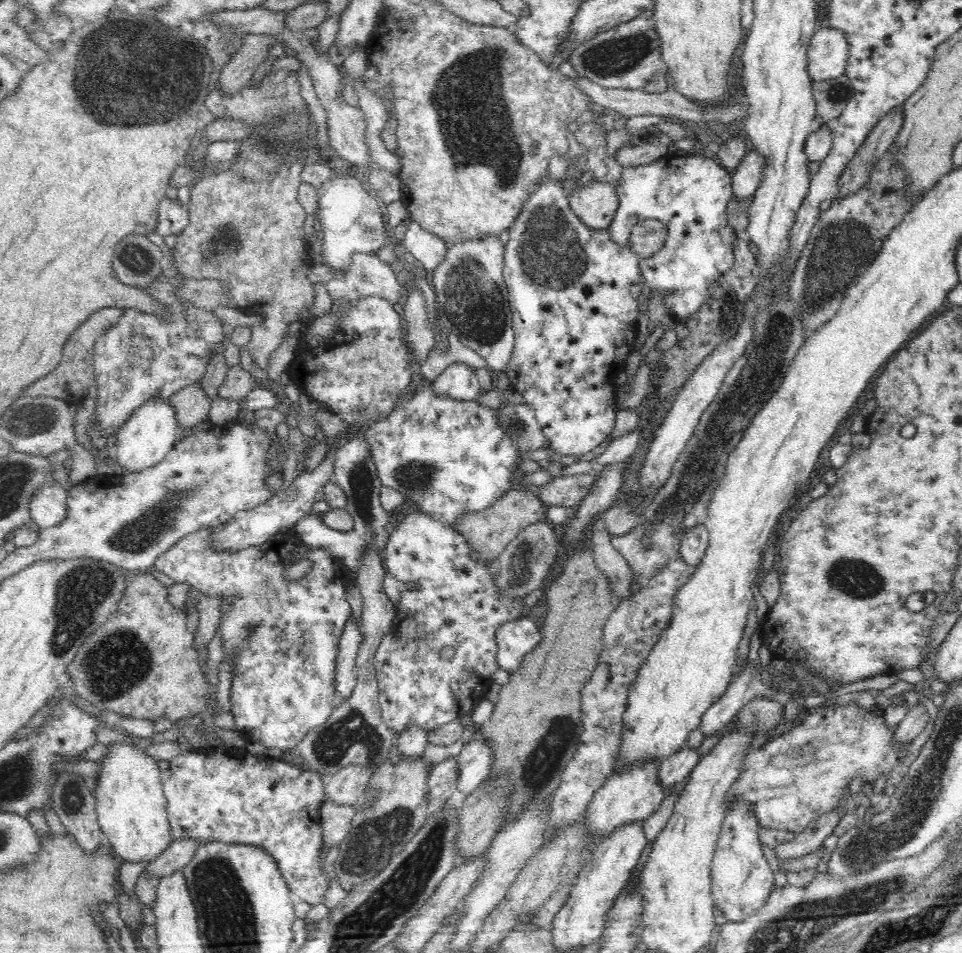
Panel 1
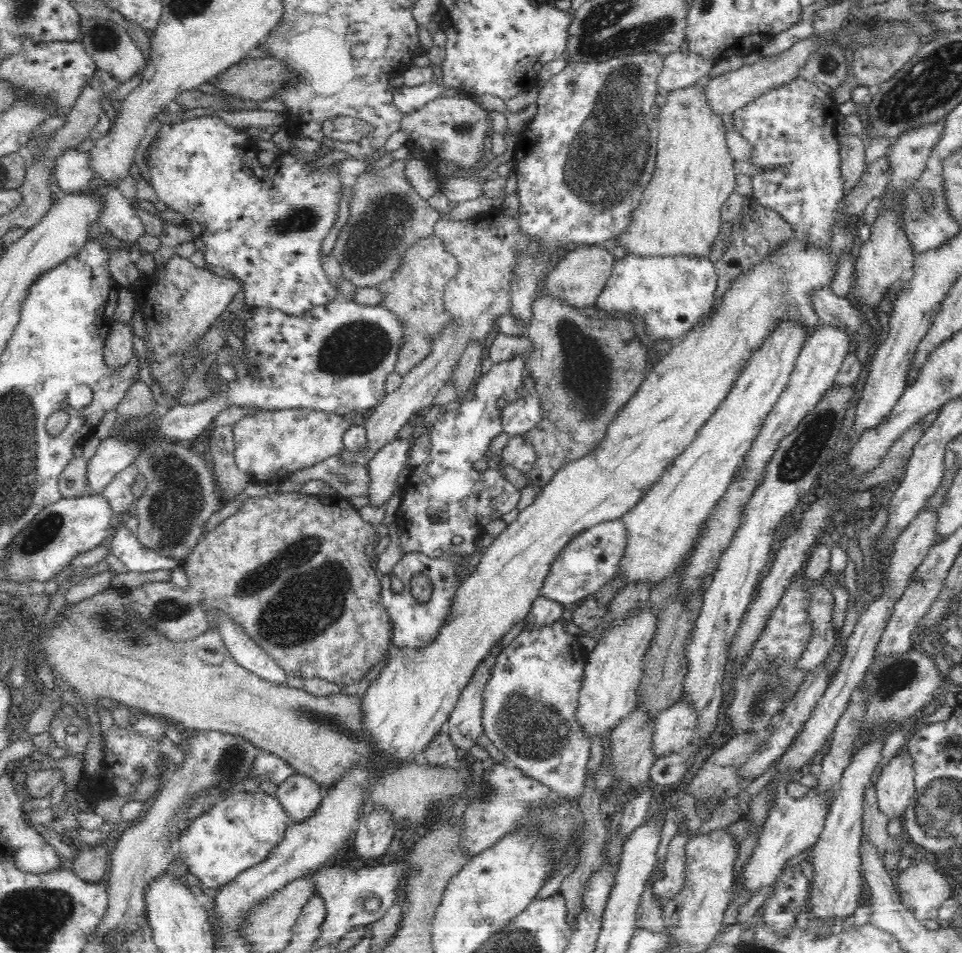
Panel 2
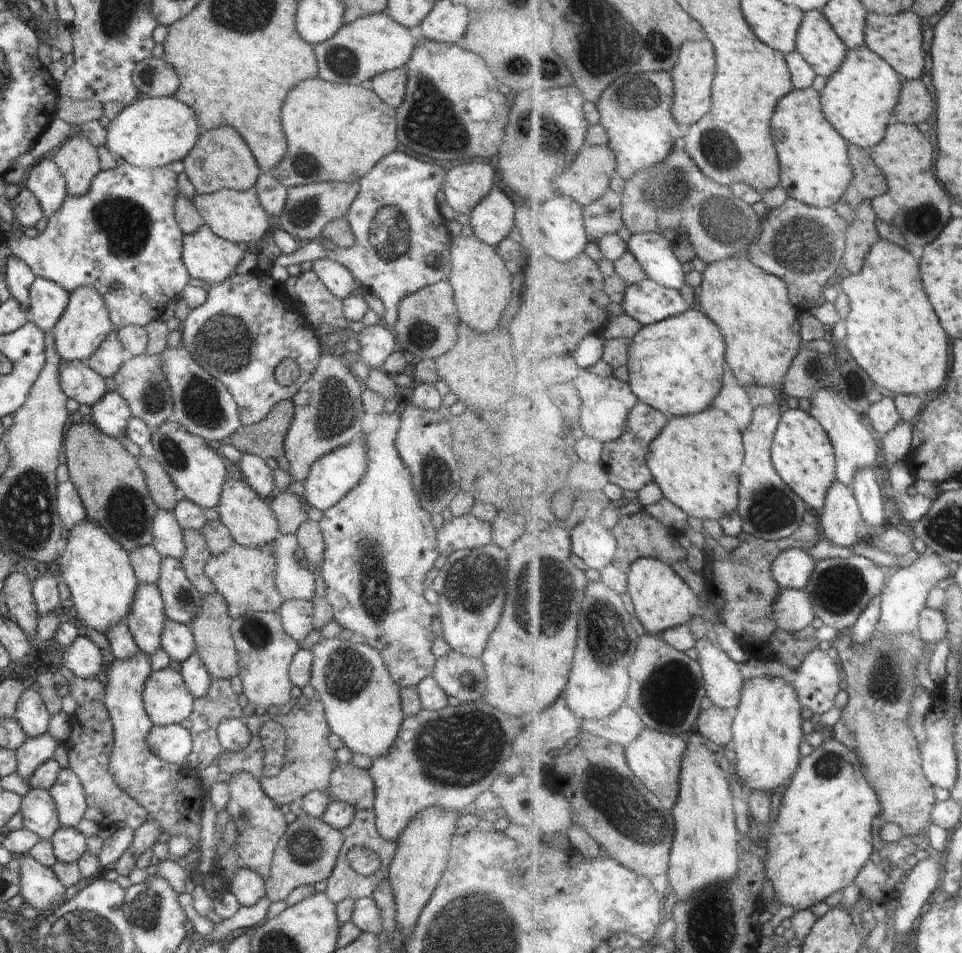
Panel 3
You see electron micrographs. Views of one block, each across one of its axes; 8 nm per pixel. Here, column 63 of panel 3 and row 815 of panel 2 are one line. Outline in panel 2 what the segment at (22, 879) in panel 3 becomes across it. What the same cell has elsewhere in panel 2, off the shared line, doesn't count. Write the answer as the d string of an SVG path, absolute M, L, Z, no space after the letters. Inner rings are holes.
M908 748L900 750L880 772L876 779L875 789L877 790L877 803L882 814L886 815L889 820L894 817L901 819L904 817L906 810L910 807L910 800L915 792L915 772L913 772L913 760L909 755Z

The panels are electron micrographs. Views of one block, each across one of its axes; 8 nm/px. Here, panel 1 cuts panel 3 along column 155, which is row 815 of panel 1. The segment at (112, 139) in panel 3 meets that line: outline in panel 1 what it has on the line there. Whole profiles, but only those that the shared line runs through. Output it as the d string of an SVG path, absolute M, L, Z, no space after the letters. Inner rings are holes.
M114 742L102 758L100 775L94 788L97 818L108 846L120 861L149 862L162 855L172 842L163 793L161 770L157 760L132 742Z

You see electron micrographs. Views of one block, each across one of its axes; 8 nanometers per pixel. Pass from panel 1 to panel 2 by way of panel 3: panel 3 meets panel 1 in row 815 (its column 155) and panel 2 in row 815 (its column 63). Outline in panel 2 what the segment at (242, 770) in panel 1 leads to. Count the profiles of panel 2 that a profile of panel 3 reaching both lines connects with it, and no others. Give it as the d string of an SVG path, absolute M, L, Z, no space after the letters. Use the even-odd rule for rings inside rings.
M259 789L256 793L232 792L230 796L216 802L216 806L196 818L191 826L180 836L176 848L182 860L189 866L190 873L202 882L204 887L219 889L238 877L238 874L250 869L254 864L266 860L271 851L279 844L281 836L286 835L290 817L280 805L277 796L264 793Z

